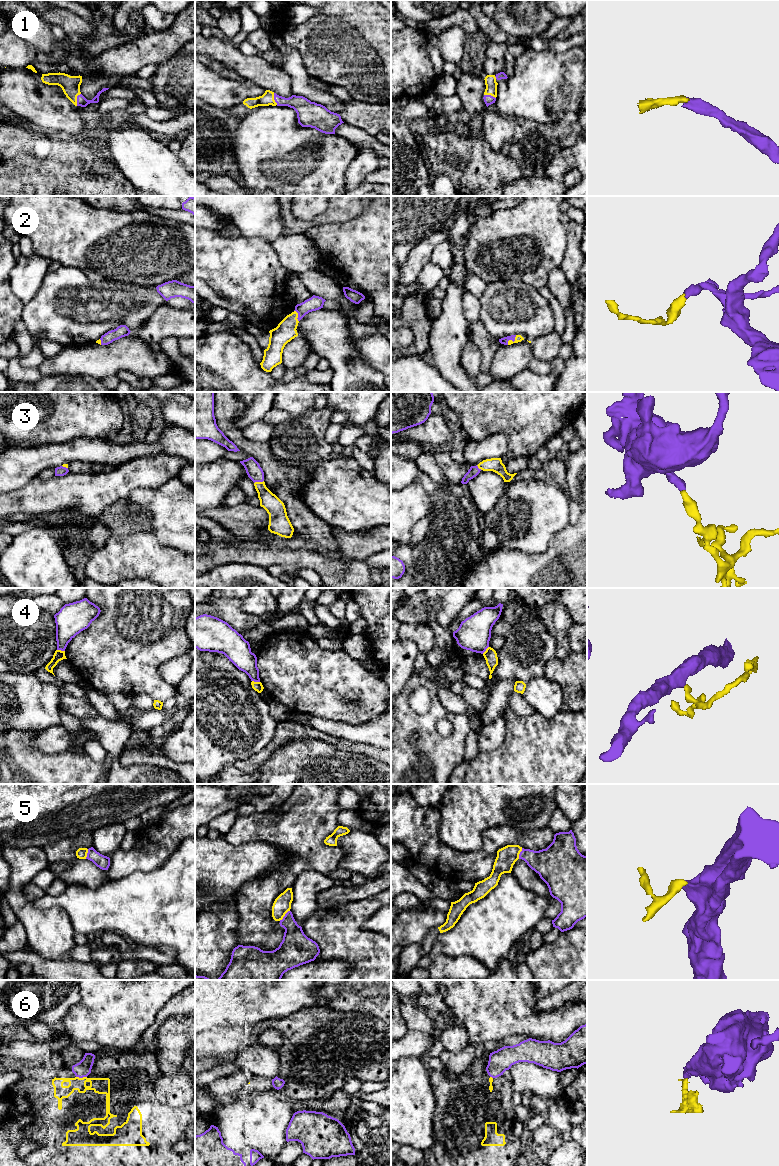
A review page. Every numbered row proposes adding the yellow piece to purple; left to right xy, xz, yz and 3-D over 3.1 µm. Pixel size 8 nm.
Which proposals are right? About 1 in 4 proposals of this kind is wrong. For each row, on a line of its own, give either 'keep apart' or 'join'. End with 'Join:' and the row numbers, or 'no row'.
1: join
2: join
3: join
4: keep apart
5: join
6: keep apart
Join: 1, 2, 3, 5

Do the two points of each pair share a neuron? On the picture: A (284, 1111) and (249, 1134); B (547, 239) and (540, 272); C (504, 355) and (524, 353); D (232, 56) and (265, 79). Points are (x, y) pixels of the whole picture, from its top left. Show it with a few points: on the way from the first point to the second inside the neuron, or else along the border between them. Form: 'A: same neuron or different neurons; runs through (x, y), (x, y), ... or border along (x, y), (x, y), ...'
A: same neuron; runs through (275, 1112), (269, 1114), (258, 1125)
B: same neuron; runs through (545, 247), (545, 259), (542, 264)
C: same neuron; runs through (509, 355), (519, 354)
D: same neuron; runs through (240, 63), (257, 71)

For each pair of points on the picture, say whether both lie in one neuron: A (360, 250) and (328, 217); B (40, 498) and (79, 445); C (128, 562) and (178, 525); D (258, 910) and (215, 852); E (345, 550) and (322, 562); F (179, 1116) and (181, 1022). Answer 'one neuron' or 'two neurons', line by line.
A: two neurons
B: two neurons
C: two neurons
D: two neurons
E: two neurons
F: two neurons

